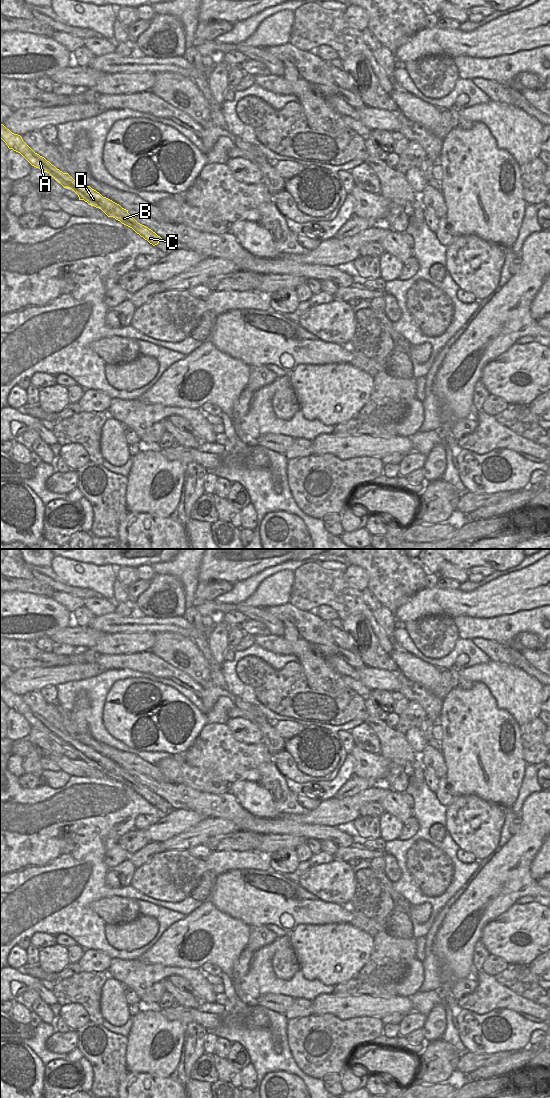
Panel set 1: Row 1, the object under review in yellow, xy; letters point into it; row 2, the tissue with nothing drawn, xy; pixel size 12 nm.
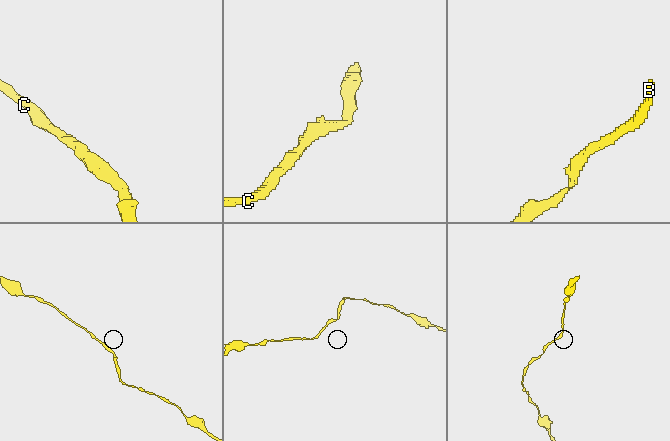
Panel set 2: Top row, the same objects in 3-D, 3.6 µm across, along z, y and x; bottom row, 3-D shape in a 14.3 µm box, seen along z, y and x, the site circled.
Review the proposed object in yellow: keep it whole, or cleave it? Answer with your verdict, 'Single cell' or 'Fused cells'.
Single cell

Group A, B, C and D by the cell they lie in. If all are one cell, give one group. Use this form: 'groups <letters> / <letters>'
groups A B C D

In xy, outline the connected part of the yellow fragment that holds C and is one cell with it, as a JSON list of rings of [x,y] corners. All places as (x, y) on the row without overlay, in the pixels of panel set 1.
[[[0,683],[0,698],[6,703],[9,709],[20,713],[32,726],[49,733],[64,748],[72,749],[79,757],[89,765],[101,769],[108,777],[113,777],[122,784],[132,788],[137,794],[147,800],[153,806],[157,805],[162,798],[148,787],[138,783],[119,764],[103,757],[99,752],[74,740],[68,733],[63,733],[47,721],[44,717],[35,713],[18,694],[12,693]]]

